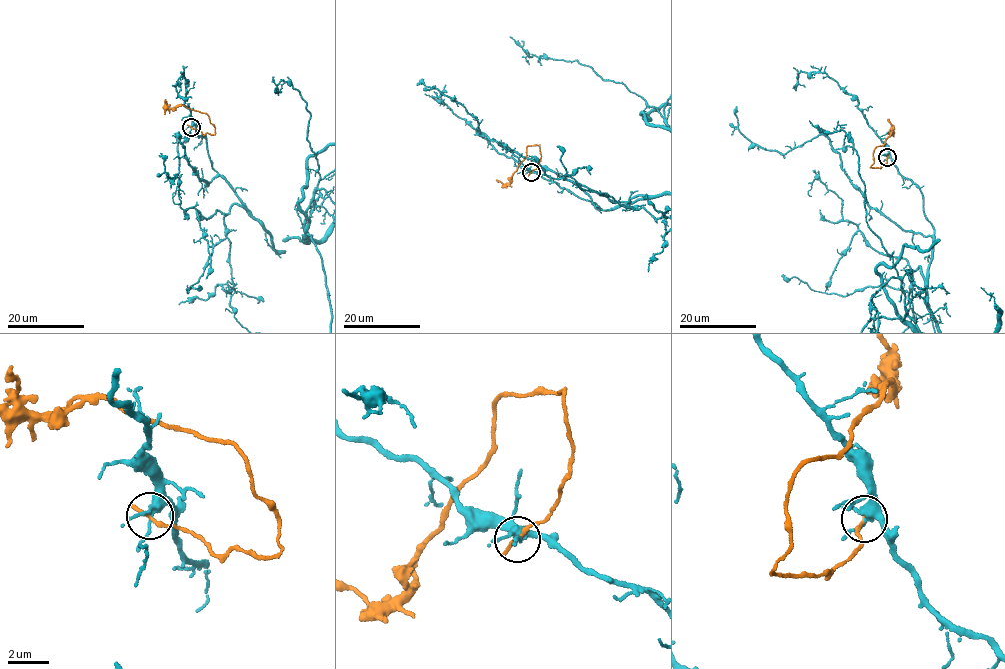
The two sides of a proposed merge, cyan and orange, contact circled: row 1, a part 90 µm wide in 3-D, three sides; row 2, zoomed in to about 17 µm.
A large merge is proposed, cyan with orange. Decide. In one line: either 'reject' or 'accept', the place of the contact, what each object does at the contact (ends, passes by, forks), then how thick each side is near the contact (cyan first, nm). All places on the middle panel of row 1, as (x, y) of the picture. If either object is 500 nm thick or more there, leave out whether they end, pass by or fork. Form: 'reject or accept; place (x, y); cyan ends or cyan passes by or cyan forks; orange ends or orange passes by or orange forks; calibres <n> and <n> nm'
reject; place (531, 172); cyan forks; orange ends; calibres 260 and 240 nm

